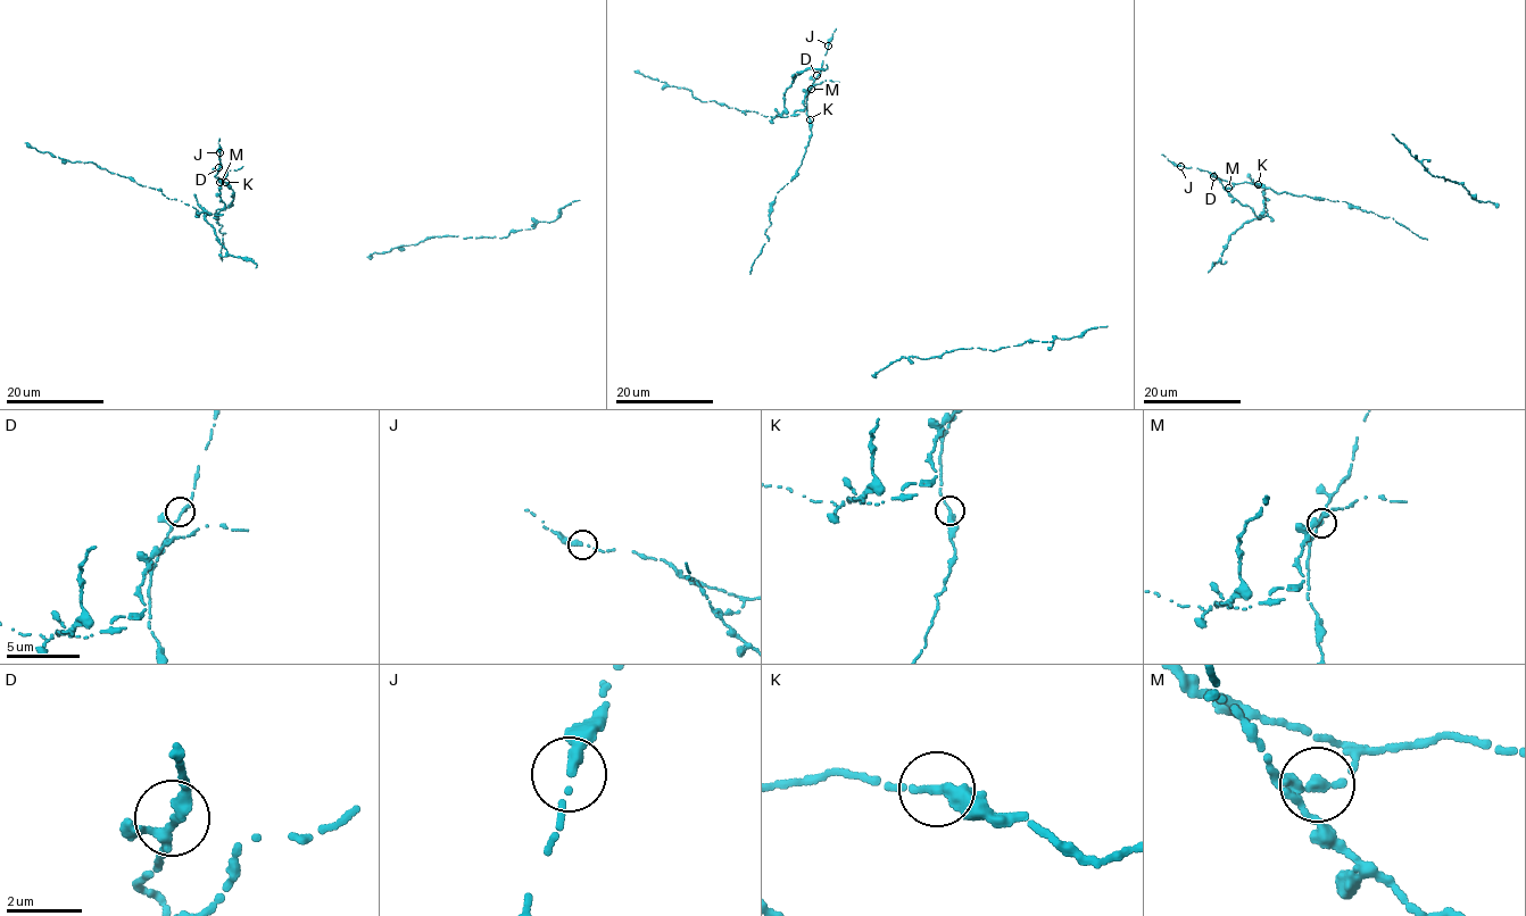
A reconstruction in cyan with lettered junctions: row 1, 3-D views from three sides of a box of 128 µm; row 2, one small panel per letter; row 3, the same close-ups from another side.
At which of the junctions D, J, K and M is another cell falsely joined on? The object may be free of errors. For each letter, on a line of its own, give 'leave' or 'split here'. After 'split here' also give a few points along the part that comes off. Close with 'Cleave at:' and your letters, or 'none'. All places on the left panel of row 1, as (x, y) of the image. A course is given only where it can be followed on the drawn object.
D: leave
J: leave
K: leave
M: split here; foreign part runs (221, 182), (224, 207), (216, 215), (168, 199), (162, 191), (139, 185), (92, 161), (72, 163), (24, 142)
Cleave at: M

